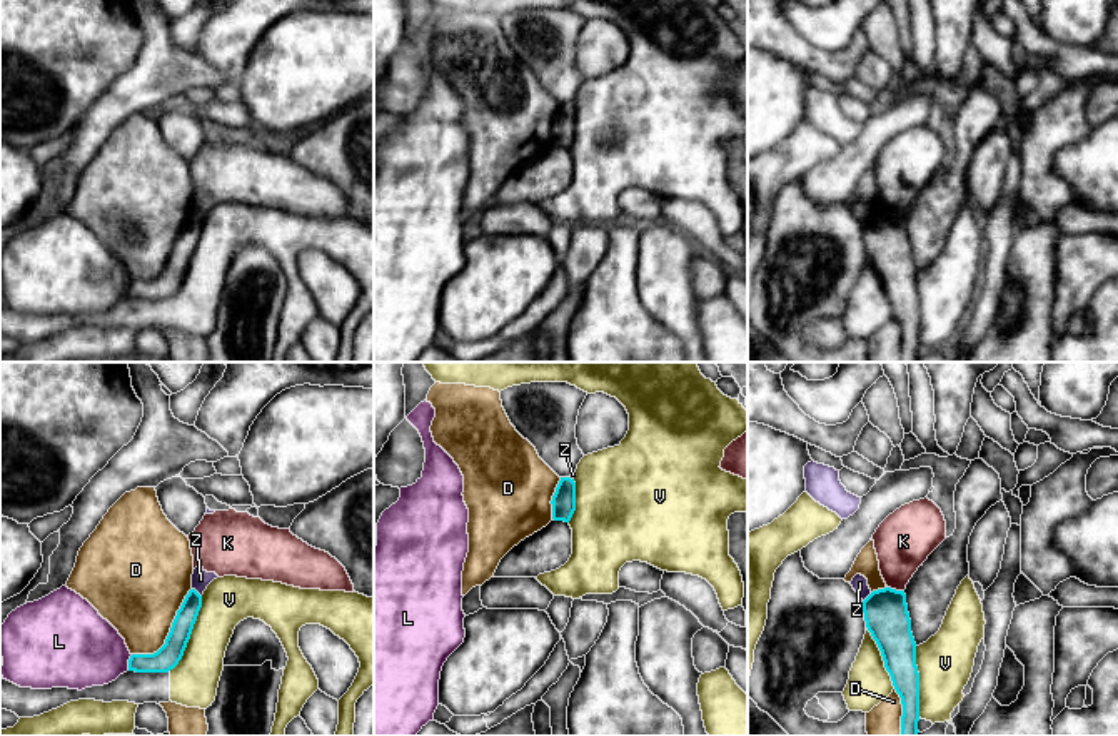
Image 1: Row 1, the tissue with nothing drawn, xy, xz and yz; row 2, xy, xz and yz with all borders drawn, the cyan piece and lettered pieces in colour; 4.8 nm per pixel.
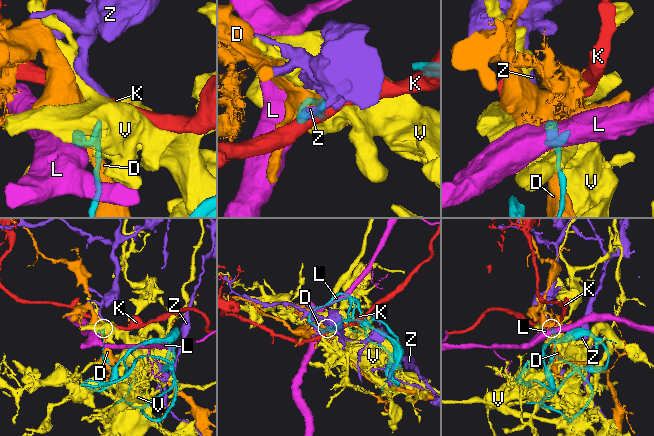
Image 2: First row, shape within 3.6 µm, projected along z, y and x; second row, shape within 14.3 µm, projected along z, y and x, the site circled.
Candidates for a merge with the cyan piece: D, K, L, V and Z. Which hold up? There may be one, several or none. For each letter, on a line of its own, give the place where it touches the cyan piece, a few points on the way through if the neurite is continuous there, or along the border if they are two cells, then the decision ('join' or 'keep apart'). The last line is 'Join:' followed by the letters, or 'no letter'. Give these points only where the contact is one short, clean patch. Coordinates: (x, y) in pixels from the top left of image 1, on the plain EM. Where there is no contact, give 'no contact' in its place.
D: xy (171, 257) | keep apart
K: yz (895, 216) | along yz (888, 212), (903, 217) | keep apart
L: xy (129, 289) | along xy (132, 281), (127, 296) | keep apart
V: xy (191, 259) | keep apart
Z: xy (197, 219) | along xy (192, 214), (201, 222) | keep apart
Join: no letter

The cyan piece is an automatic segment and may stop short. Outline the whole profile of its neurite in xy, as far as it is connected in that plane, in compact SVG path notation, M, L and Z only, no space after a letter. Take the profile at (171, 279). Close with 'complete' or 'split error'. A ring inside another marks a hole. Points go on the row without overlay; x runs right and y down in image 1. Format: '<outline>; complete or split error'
M190 215L172 249L165 270L154 280L132 280L128 297L169 299L184 282L194 250L202 234L202 222Z; complete

